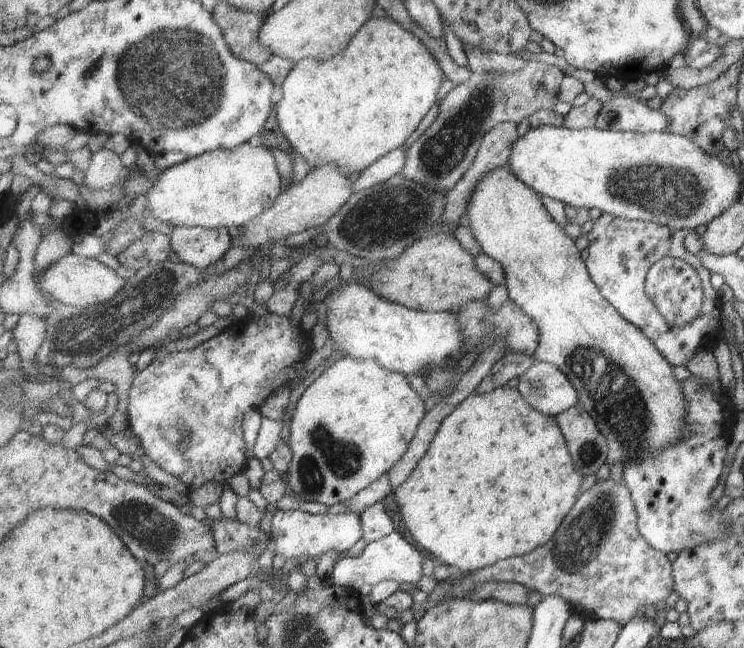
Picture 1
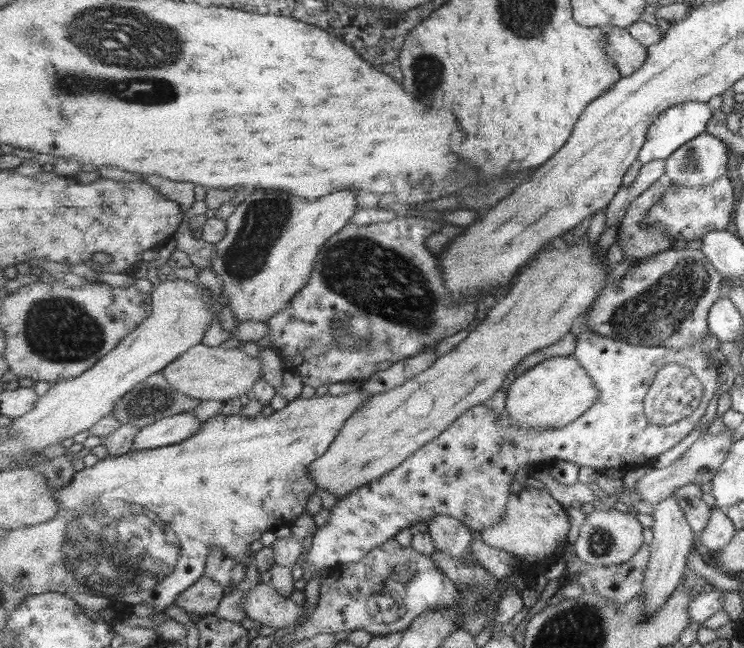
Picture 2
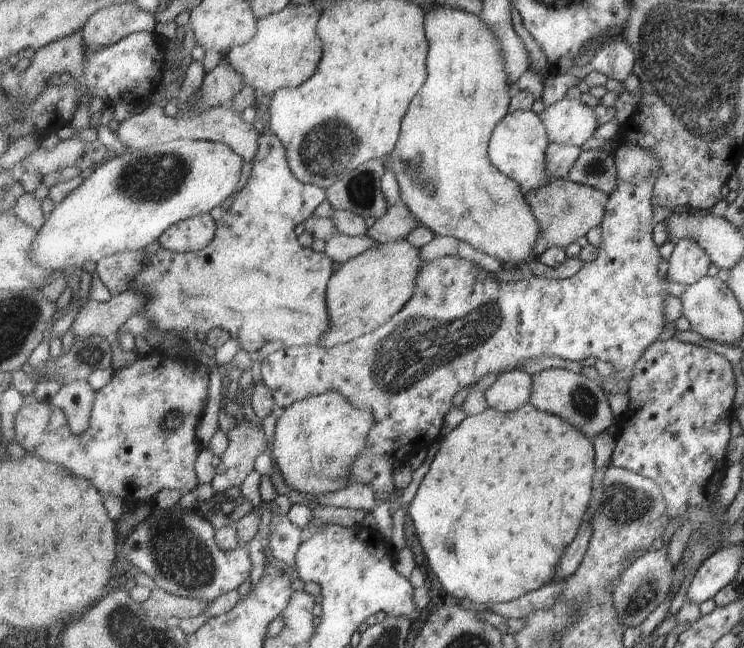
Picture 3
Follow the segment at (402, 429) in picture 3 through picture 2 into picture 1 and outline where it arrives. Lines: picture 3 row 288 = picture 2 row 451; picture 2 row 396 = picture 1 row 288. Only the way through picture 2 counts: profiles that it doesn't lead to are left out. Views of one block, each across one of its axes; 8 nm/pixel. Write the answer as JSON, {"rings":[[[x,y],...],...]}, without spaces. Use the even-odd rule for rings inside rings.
{"rings":[[[603,213],[586,234],[589,238],[589,256],[585,261],[589,275],[605,298],[628,322],[635,324],[649,340],[655,342],[673,367],[684,368],[692,356],[695,356],[695,350],[711,347],[714,339],[721,338],[723,334],[719,332],[719,322],[717,322],[719,308],[714,289],[709,286],[709,272],[703,268],[703,262],[699,257],[691,255],[683,247],[682,241],[687,233],[685,230],[673,230],[654,222],[627,220],[610,213]],[[665,257],[676,257],[687,261],[699,274],[704,302],[700,307],[700,315],[685,326],[669,324],[669,320],[665,320],[657,304],[653,304],[652,296],[649,296],[646,288],[650,269]]]}

